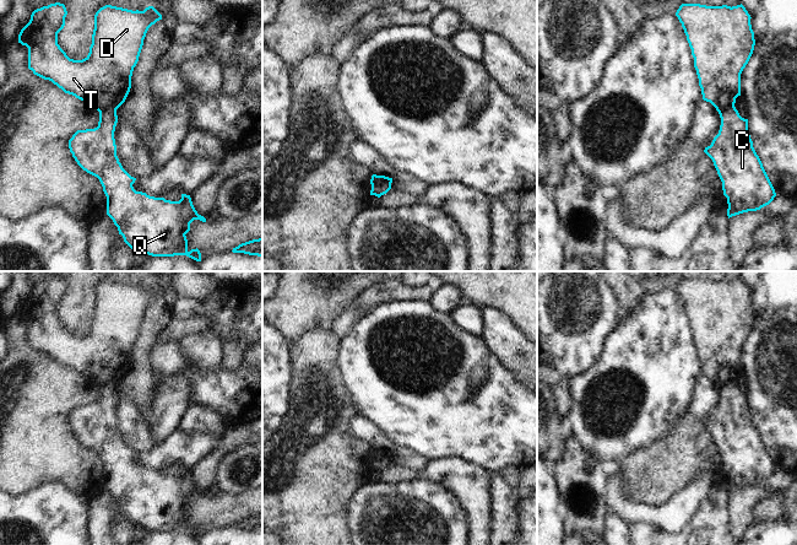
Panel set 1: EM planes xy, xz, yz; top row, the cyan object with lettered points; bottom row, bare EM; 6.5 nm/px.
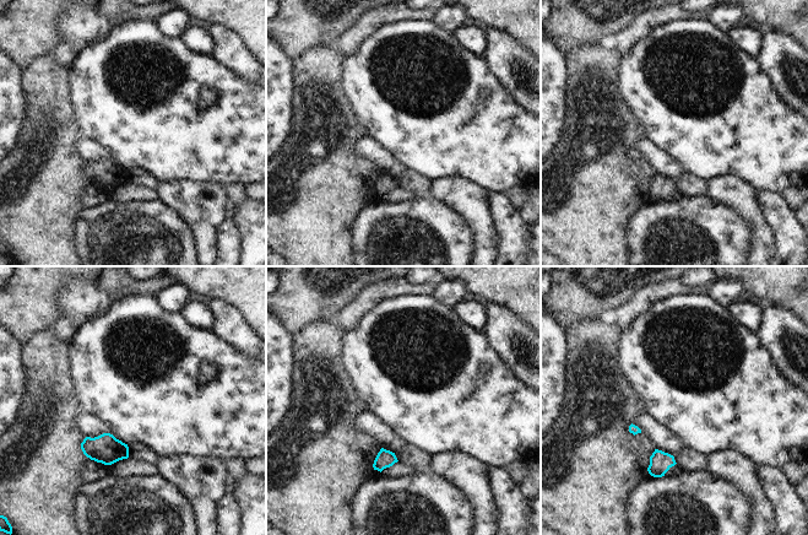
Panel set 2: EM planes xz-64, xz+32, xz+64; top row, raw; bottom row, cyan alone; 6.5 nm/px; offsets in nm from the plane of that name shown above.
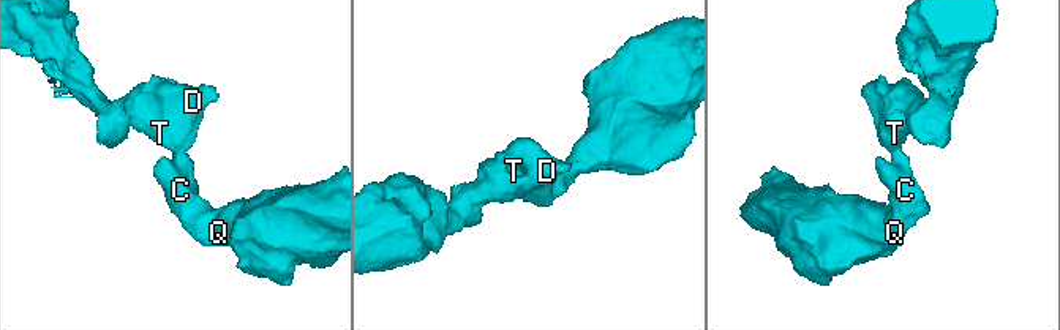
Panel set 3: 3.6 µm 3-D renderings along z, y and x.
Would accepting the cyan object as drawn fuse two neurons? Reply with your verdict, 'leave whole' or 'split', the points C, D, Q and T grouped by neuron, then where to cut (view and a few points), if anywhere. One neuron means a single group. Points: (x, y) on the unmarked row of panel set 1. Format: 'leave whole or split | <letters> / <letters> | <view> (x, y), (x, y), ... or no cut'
split | C Q / D T | xz (390, 459), (377, 459), (372, 463)

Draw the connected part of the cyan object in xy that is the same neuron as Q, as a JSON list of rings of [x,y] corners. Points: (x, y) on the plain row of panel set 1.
[[[104,384],[99,387],[98,401],[94,404],[77,405],[69,415],[69,423],[77,439],[87,448],[97,452],[107,471],[107,490],[118,502],[119,509],[131,523],[152,531],[186,530],[201,536],[200,525],[188,525],[186,508],[194,495],[206,497],[206,493],[197,489],[190,470],[181,469],[179,476],[166,475],[164,473],[150,471],[146,468],[136,466],[132,462],[136,453],[131,452],[119,437],[114,406],[118,398],[116,385]]]

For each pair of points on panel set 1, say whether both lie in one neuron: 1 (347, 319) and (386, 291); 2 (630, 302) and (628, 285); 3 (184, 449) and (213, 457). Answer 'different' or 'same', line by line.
1: same
2: same
3: different

